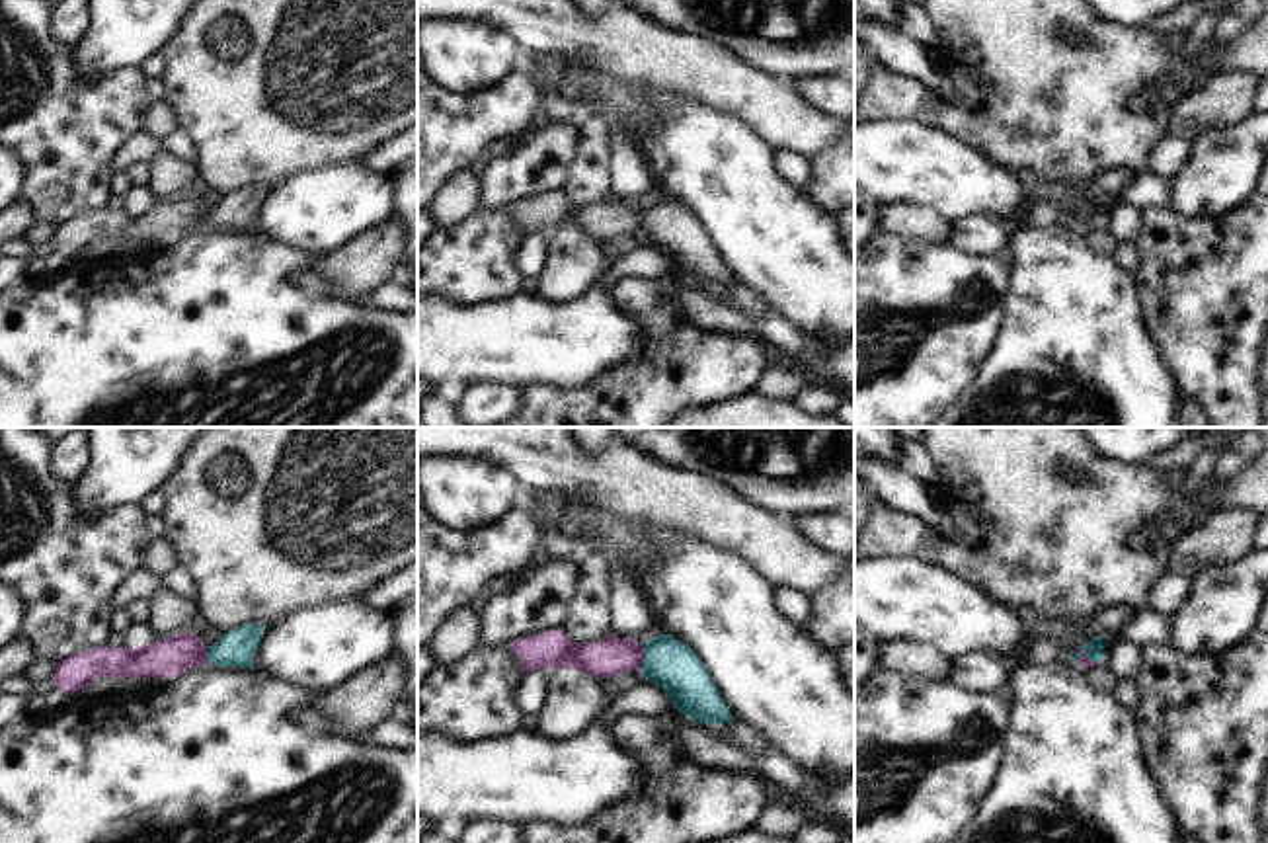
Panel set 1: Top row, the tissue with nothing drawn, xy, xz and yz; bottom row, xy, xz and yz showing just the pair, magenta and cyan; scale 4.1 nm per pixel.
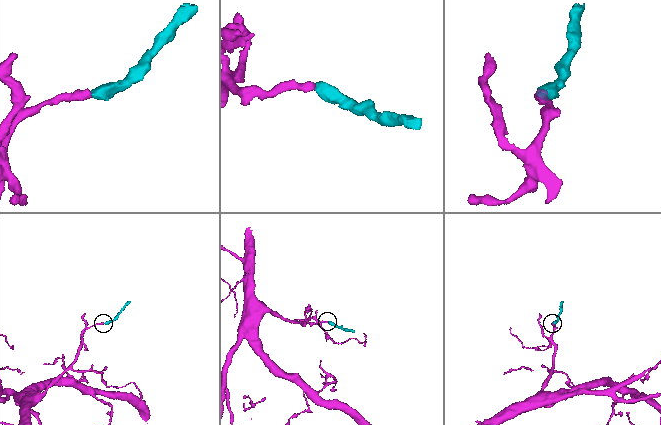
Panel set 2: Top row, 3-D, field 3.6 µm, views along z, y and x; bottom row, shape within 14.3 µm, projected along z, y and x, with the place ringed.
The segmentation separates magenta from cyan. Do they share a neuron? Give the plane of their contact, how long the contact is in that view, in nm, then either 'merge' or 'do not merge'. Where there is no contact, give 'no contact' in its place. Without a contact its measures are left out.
xz | 110 nm | merge

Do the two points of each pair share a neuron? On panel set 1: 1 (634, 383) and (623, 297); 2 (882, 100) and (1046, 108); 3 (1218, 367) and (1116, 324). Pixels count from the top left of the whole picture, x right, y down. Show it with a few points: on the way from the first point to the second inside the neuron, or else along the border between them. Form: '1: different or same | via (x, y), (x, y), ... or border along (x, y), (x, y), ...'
1: same | via (652, 361), (652, 324), (644, 317)
2: same | via (923, 106), (970, 116), (1005, 108)
3: different | border along (1140, 295), (1146, 328), (1175, 379)

